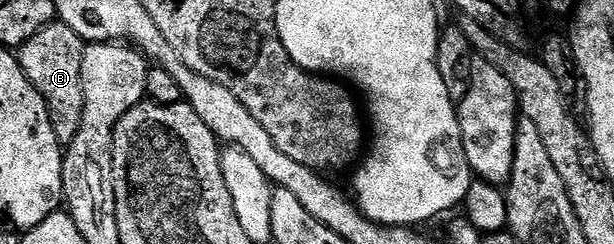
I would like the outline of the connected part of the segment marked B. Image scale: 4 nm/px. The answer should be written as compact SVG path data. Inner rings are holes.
M59 19L52 25L43 27L39 35L31 35L27 43L19 46L16 54L21 70L27 75L29 82L39 91L49 108L51 127L55 131L57 140L62 146L68 147L79 135L79 127L83 123L83 107L85 106L85 92L83 91L83 51L86 41L71 27L67 27Z

